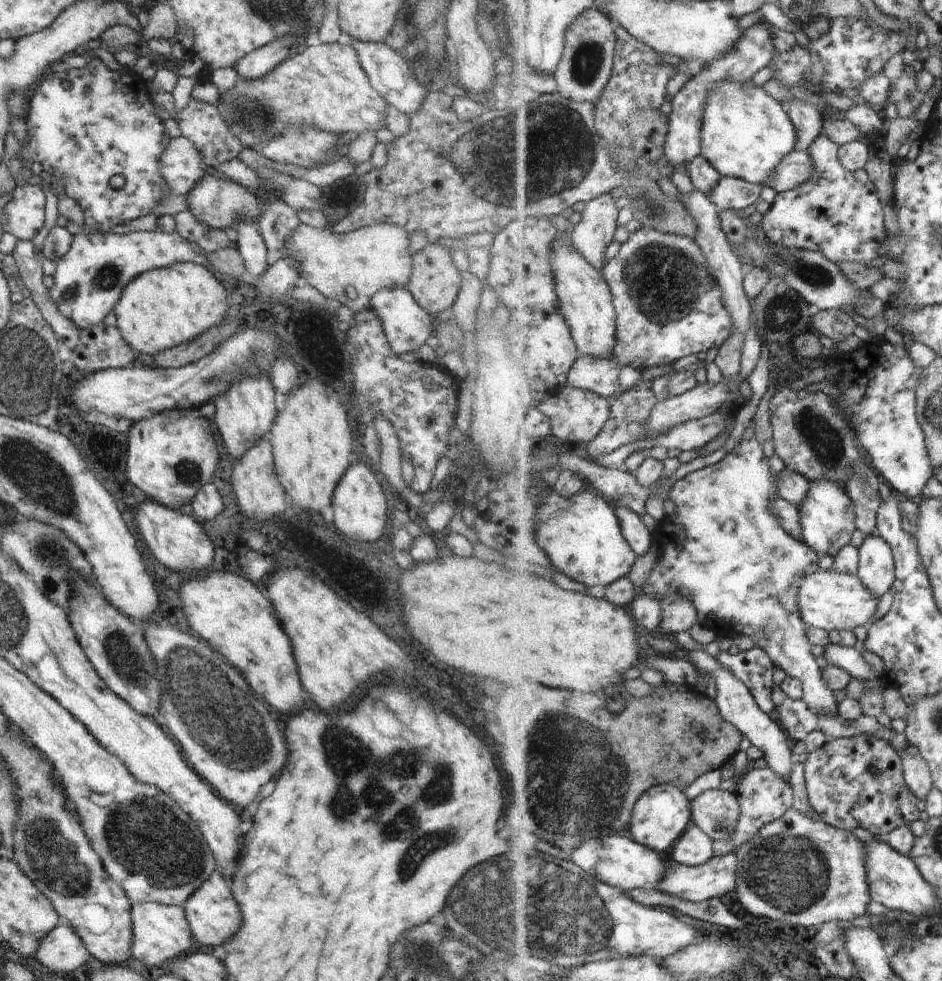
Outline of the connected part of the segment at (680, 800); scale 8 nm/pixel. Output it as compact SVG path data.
M663 783L648 790L636 804L630 829L627 831L636 842L641 842L656 852L666 852L688 832L692 822L692 800L685 790L670 783Z

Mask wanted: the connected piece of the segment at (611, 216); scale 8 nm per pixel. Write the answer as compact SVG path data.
M612 194L595 198L581 207L582 220L569 228L576 248L601 271L608 264L609 250L620 226L621 208L616 201Z

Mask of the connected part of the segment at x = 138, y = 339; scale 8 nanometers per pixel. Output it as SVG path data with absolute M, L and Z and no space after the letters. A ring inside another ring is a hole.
M176 262L132 278L114 306L116 327L122 338L138 354L149 357L216 328L232 310L232 297L214 277L212 269L192 262Z

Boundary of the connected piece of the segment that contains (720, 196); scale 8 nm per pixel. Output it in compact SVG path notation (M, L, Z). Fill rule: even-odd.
M723 176L711 199L722 210L751 211L762 197L763 187L764 185L751 183L743 178Z

